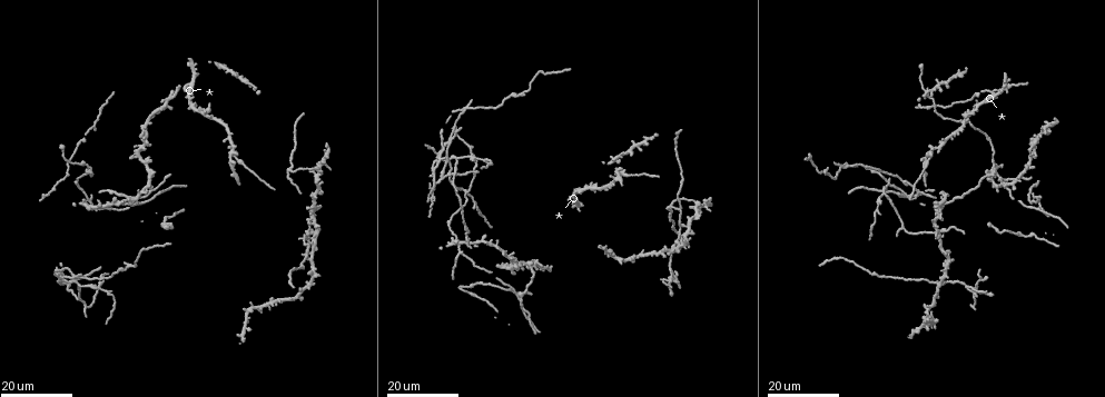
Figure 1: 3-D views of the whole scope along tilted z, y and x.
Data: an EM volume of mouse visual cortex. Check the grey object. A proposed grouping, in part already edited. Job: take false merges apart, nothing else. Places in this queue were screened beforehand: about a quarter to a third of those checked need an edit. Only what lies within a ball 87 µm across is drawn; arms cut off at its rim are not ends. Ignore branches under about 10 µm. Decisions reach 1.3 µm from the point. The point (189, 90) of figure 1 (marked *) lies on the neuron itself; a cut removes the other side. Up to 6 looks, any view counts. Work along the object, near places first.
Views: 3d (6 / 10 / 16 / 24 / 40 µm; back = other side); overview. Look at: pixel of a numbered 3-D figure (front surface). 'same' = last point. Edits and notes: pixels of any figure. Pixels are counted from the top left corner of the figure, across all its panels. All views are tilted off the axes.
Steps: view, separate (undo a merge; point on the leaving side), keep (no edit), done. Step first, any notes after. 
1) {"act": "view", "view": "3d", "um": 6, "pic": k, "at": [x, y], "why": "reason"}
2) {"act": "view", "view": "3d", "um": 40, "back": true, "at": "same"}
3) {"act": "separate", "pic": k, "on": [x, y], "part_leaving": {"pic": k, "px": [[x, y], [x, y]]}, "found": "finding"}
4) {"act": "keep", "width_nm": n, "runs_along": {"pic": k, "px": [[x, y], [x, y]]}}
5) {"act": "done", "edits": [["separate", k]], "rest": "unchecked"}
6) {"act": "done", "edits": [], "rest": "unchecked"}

{"act": "view", "view": "3d", "um": 24, "pic": 1, "at": [315, 166], "why": "calibre changes"}

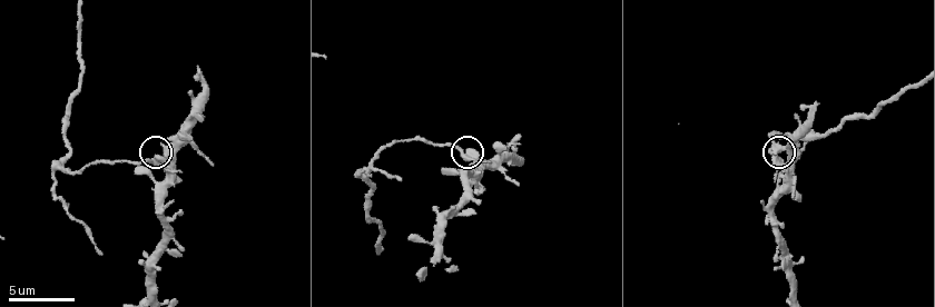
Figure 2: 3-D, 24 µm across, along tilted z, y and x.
{"act": "view", "view": "3d", "um": 10, "pic": 2, "at": [458, 148]}

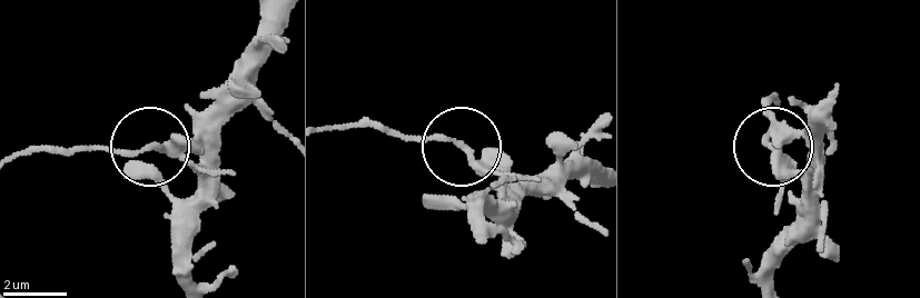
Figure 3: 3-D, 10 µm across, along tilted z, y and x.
{"act": "separate", "pic": 3, "on": [774, 206], "found": "a second neuron is stuck on"}

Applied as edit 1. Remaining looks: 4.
{"act": "view", "view": "3d", "um": 24, "pic": 1, "at": [231, 155], "why": "four or more arms meet"}

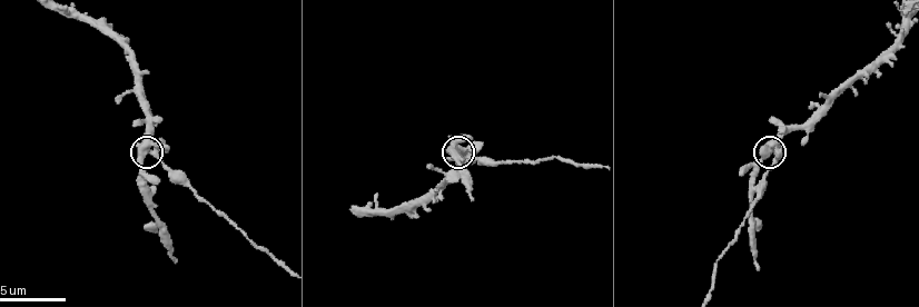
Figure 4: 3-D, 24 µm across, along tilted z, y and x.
{"act": "view", "view": "3d", "um": 10, "pic": 4, "at": [146, 150]}

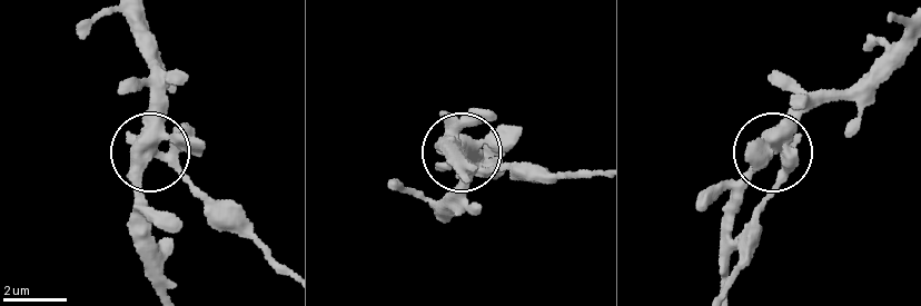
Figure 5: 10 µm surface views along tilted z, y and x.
{"act": "separate", "pic": 5, "on": [792, 155], "arms": 4, "found": "two neurons meet here"}

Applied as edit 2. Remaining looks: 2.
{"act": "view", "view": "3d", "um": 24, "pic": 1, "at": [967, 285]}

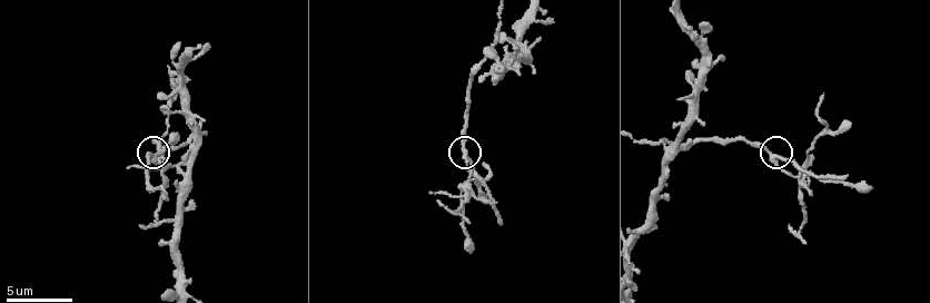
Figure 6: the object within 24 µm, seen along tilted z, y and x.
{"act": "view", "view": "3d", "um": 10, "pic": 6, "at": [154, 160]}

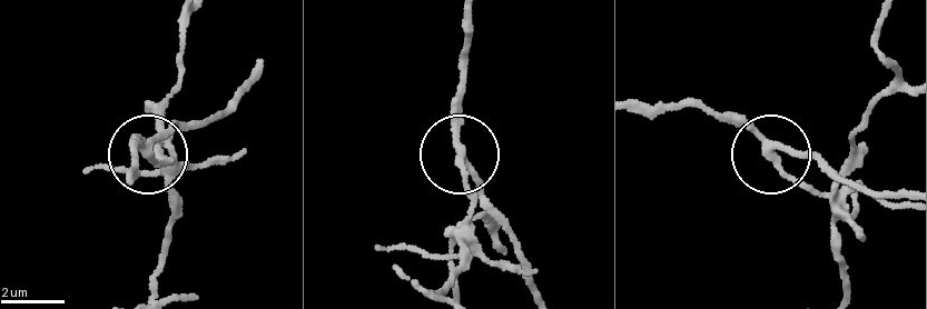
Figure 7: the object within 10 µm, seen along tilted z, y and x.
{"act": "separate", "pic": 7, "on": [158, 167], "width_nm": 200, "part_leaving": {"pic": 7, "px": [[145, 147], [168, 159], [166, 105], [183, 66], [186, 19]]}, "found": "a second neuron is stuck on"}

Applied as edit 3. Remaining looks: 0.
{"act": "done", "edits": [["separate", 3], ["separate", 5], ["separate", 7]], "rest": "unchecked"}

